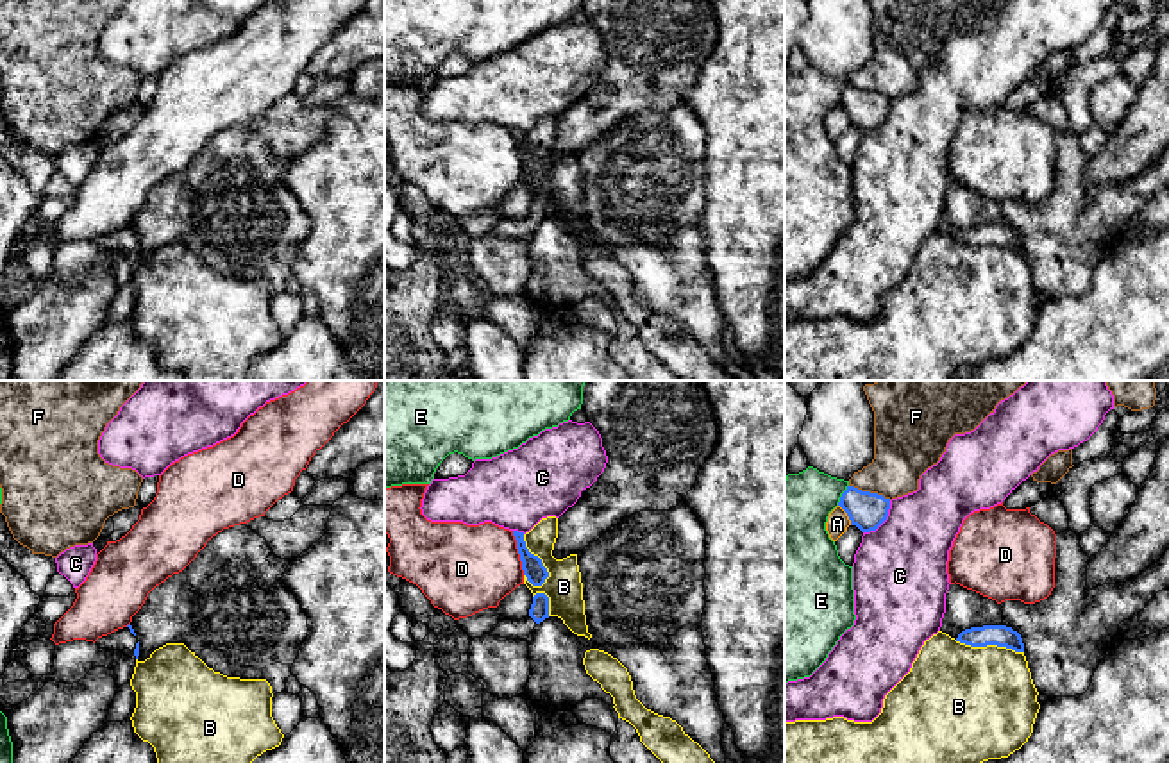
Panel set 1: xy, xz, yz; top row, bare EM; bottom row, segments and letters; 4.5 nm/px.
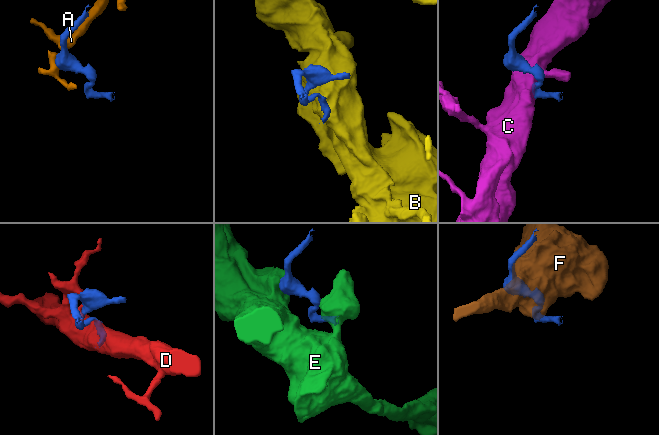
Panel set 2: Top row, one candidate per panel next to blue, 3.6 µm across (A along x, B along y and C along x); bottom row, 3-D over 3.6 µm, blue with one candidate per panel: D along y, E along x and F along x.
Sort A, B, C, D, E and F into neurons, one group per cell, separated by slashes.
A / B / C / D / E / F

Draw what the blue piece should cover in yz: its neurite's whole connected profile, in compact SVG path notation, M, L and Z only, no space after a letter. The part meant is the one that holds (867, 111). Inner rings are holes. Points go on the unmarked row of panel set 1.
M847 86L838 105L862 132L876 130L888 116L890 98Z

